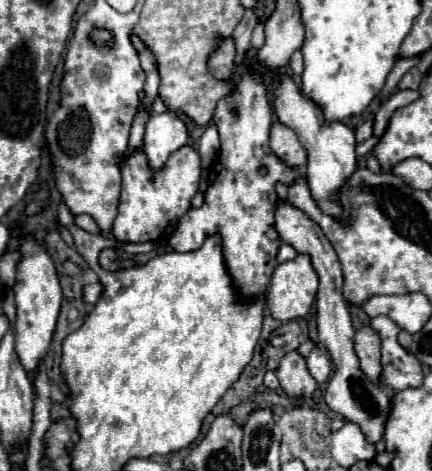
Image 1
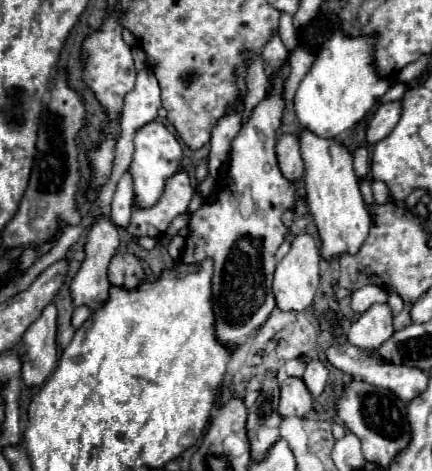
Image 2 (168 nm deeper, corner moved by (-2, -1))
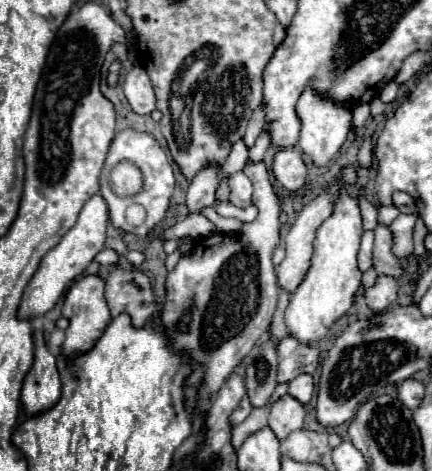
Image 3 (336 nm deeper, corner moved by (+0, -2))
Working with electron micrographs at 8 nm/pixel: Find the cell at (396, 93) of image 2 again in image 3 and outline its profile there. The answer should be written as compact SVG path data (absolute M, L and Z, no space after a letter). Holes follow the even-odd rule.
M358 104L352 110L352 130L360 130L368 116L370 116L370 106L368 104Z

